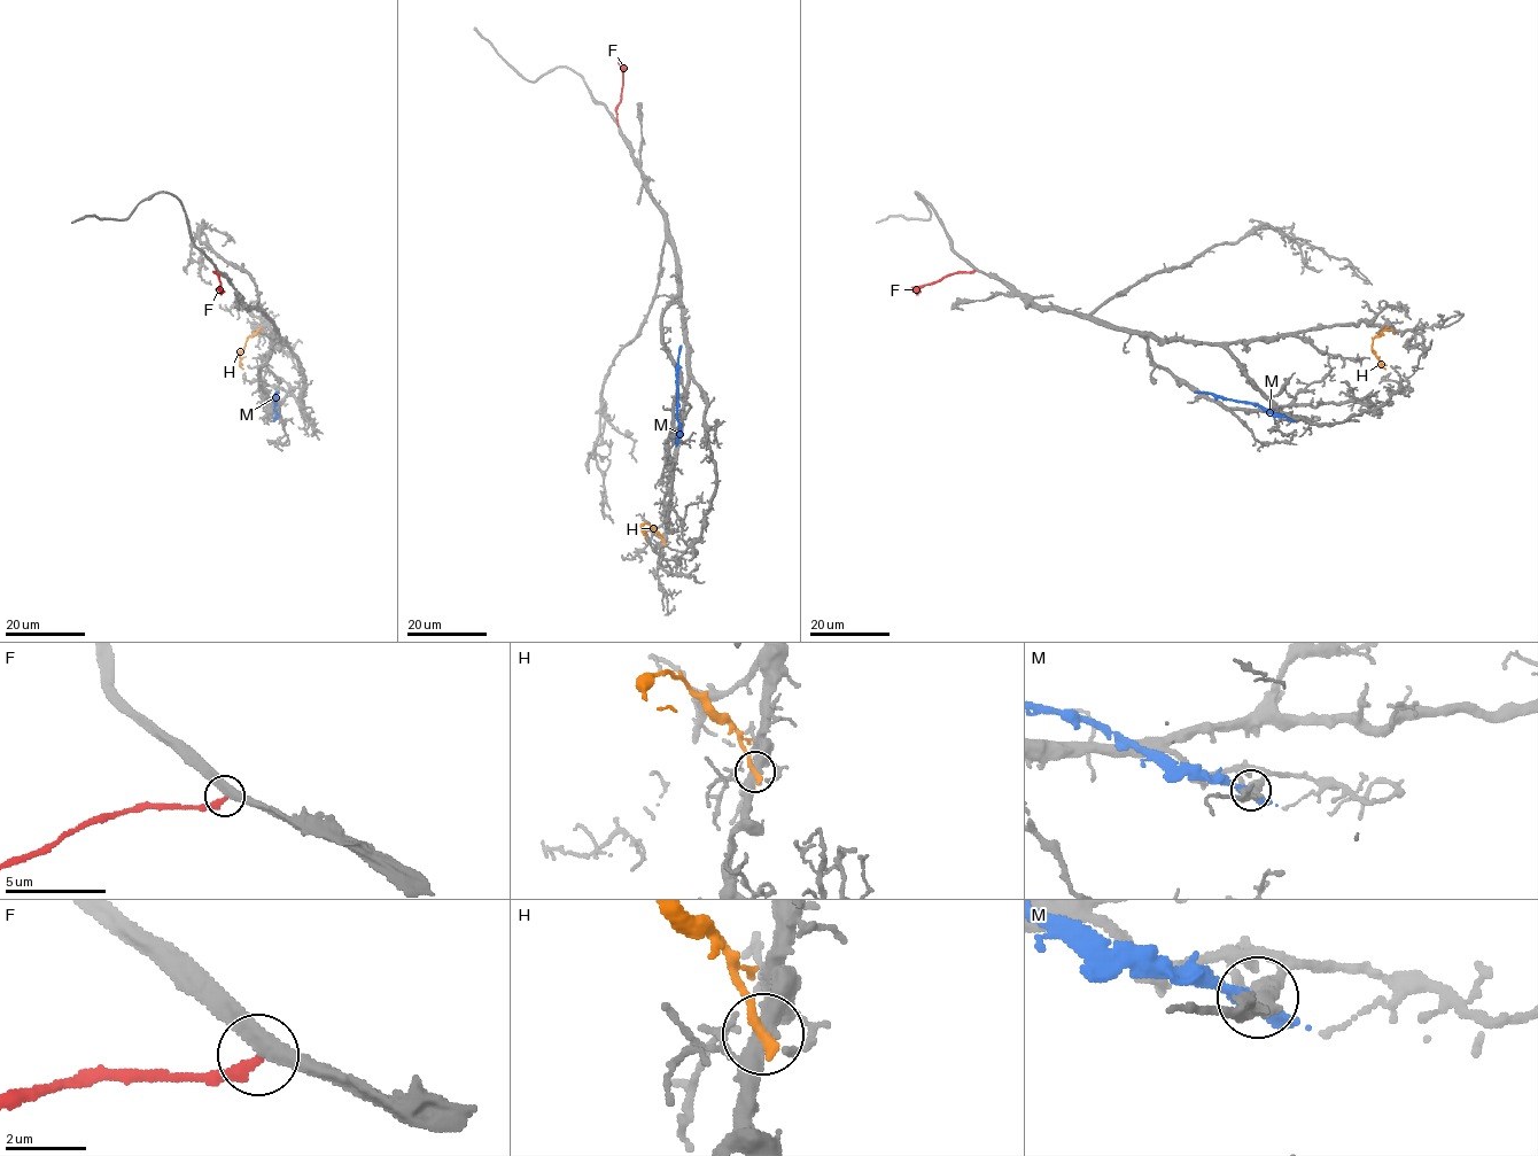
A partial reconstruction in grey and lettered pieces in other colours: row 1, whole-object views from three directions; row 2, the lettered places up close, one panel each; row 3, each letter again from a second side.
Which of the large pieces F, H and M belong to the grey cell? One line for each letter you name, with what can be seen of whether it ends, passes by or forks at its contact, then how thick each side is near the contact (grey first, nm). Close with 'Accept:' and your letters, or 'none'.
F: it ends; calibres 380 and 240 nm
Accept: F

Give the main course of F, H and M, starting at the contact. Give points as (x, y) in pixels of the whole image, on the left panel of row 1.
F: (216, 270), (220, 284), (216, 289)
H: (262, 330), (247, 340), (240, 354), (240, 366), (243, 369)
M: (274, 419), (274, 398), (279, 393)

